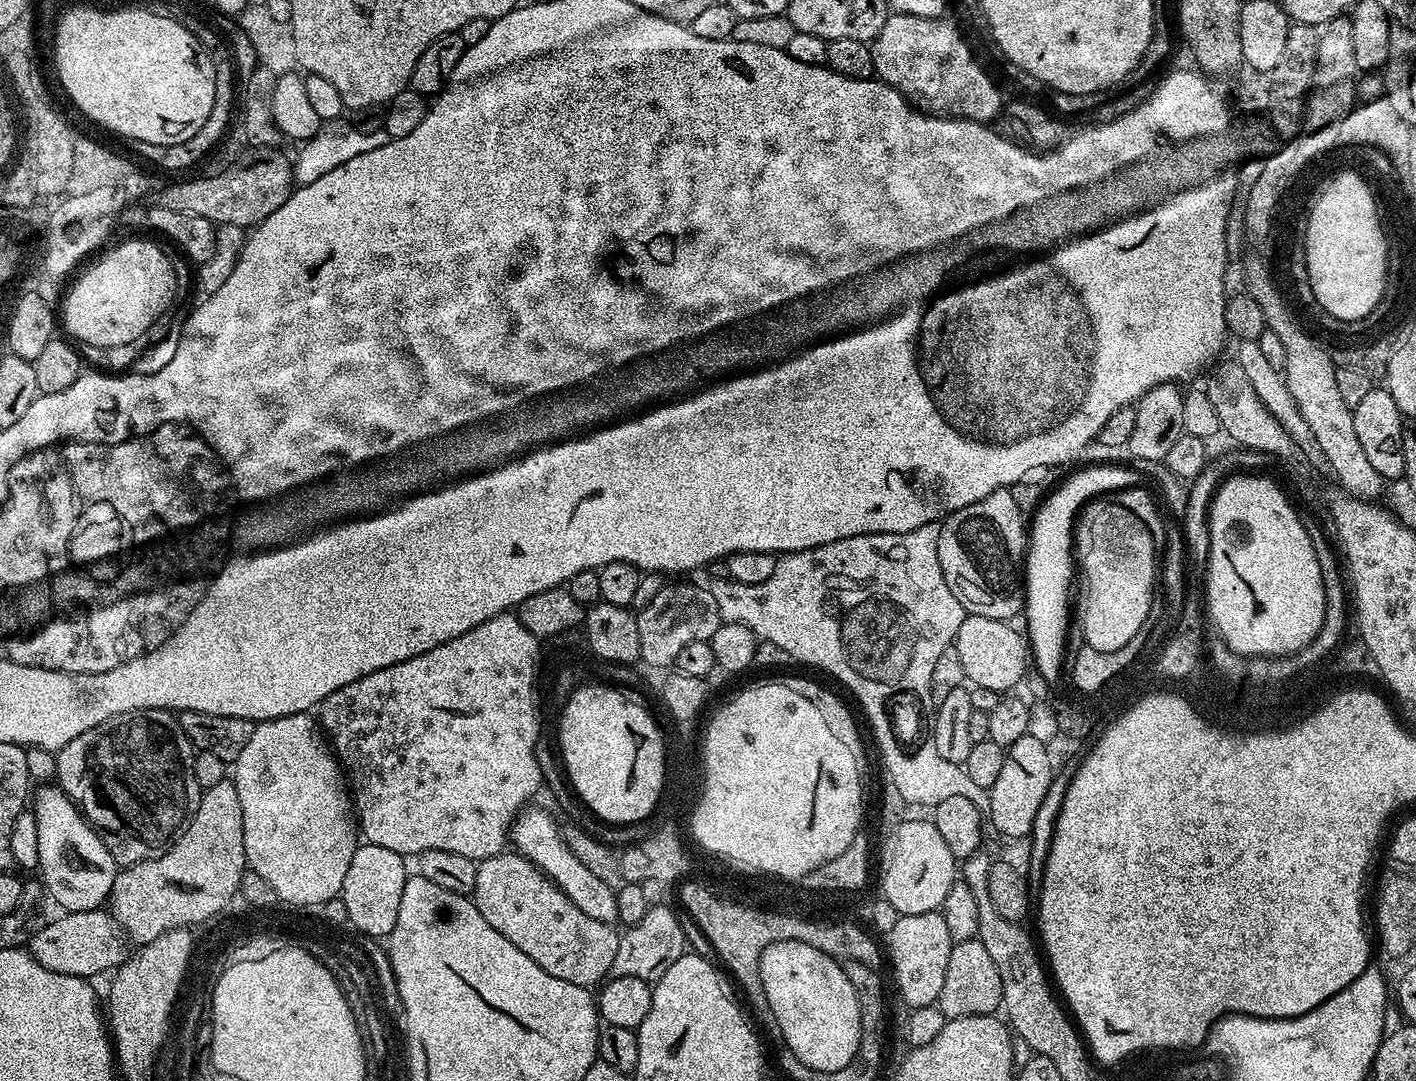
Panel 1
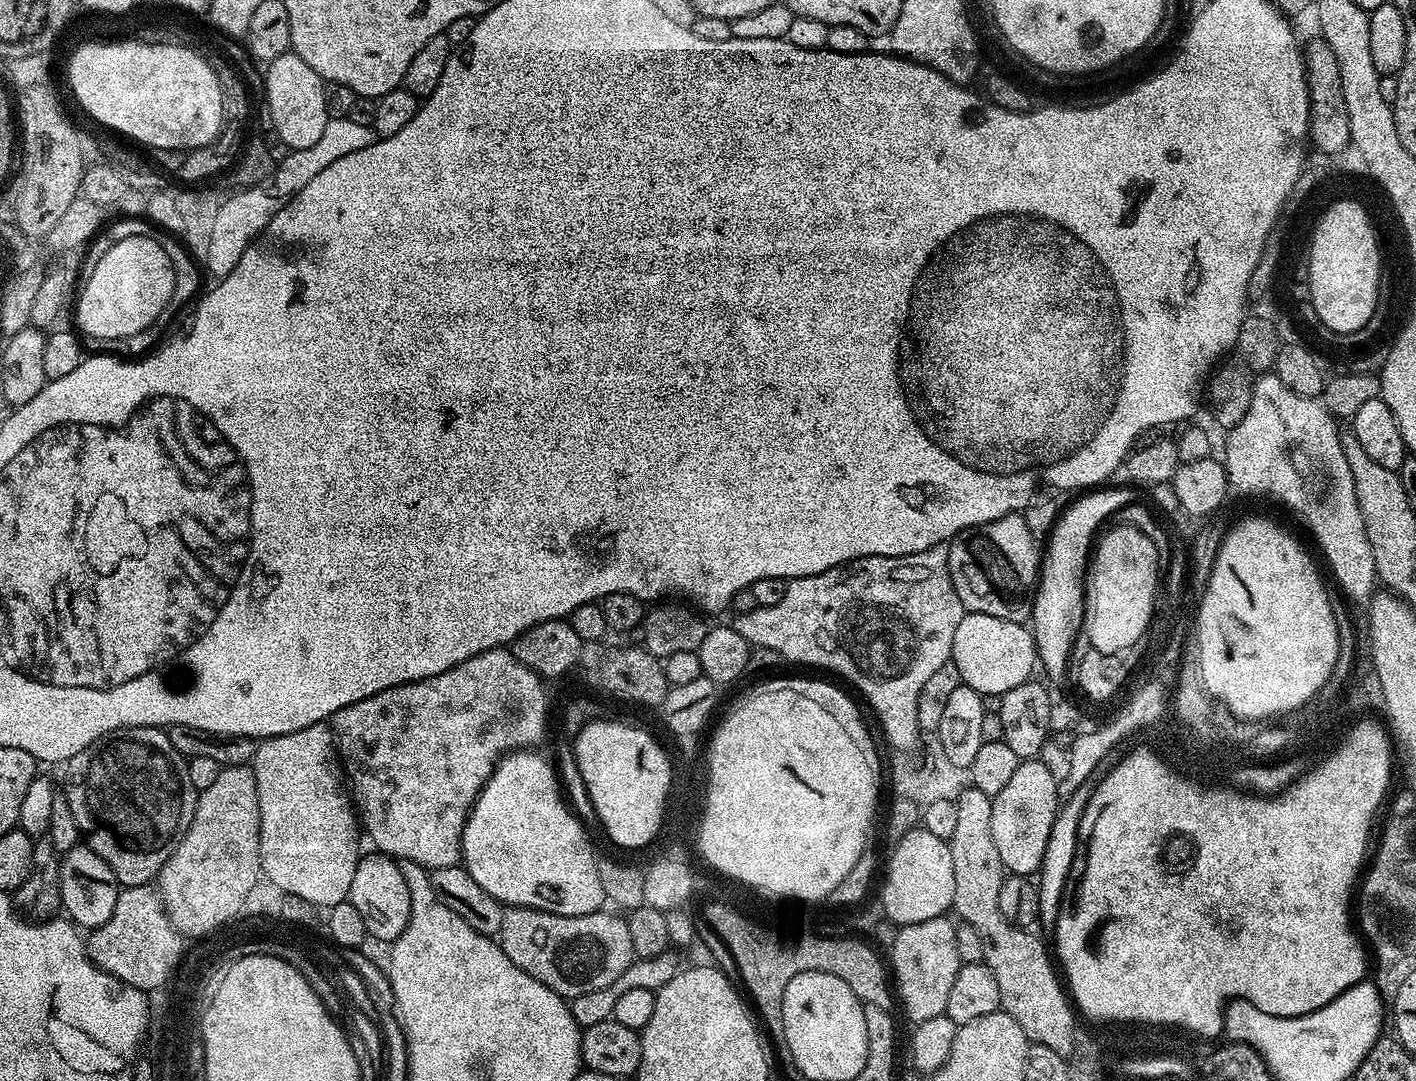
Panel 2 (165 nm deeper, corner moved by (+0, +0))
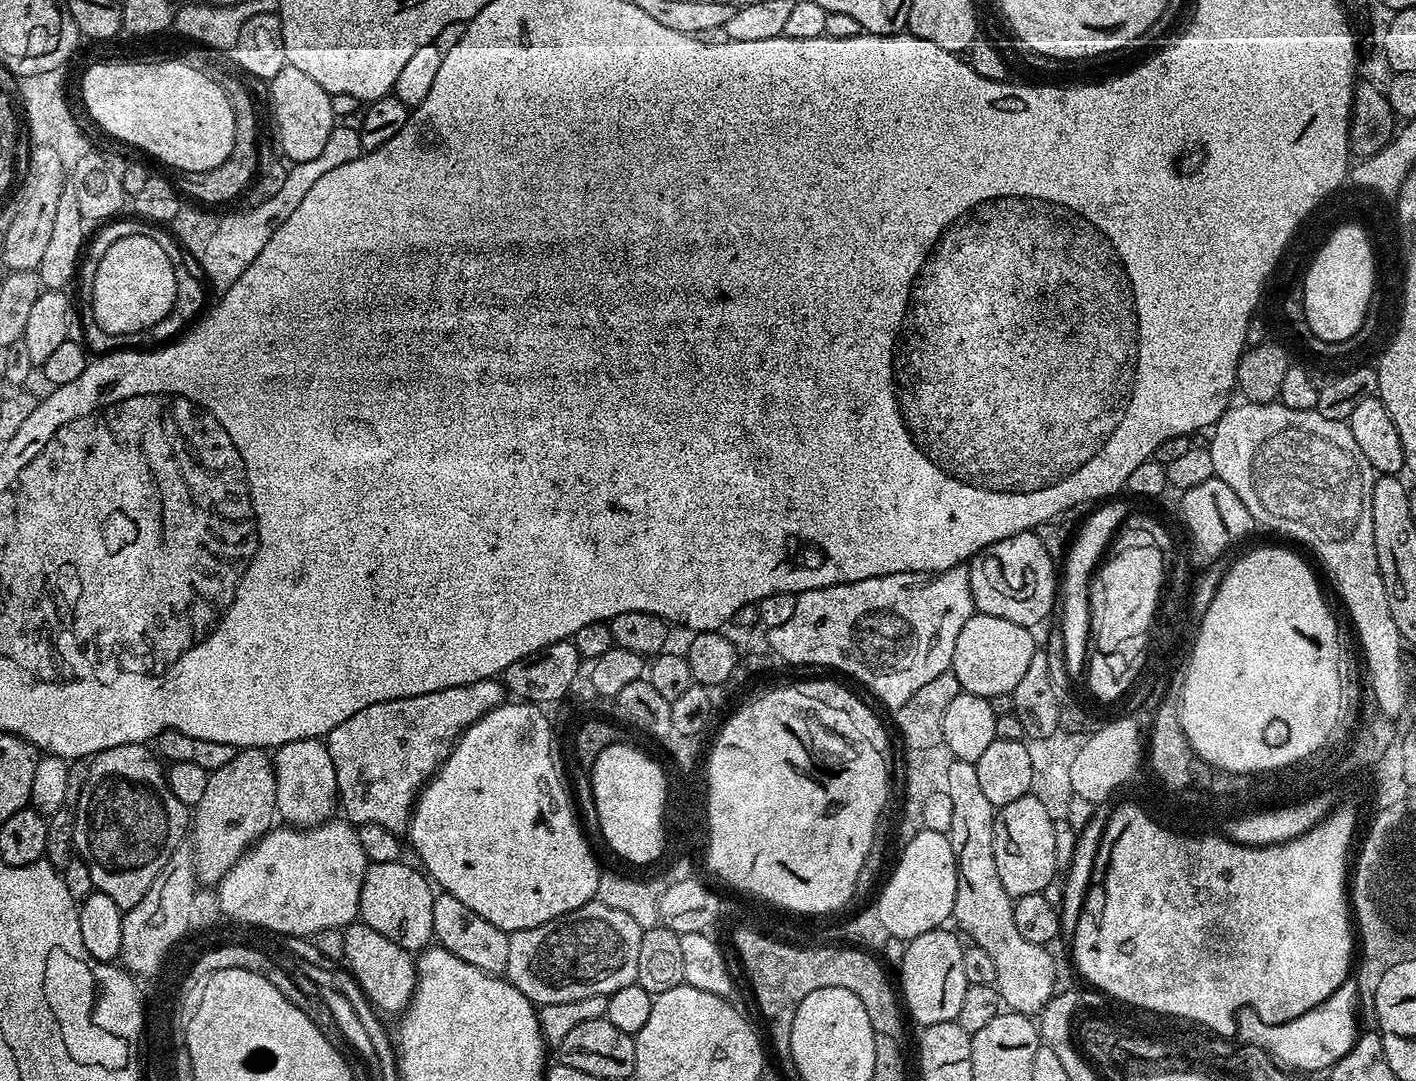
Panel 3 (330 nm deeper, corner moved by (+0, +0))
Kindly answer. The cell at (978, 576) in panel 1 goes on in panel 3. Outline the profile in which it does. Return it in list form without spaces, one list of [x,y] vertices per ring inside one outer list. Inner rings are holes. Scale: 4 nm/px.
[[[1035,531],[1023,532],[1022,534],[1014,534],[1010,538],[1002,538],[1002,542],[994,542],[990,546],[986,546],[980,553],[972,557],[966,565],[970,574],[970,590],[972,591],[972,603],[977,613],[986,616],[997,616],[998,618],[1006,618],[1006,622],[1014,622],[1018,626],[1029,630],[1035,629],[1035,624],[1040,624],[1048,615],[1053,615],[1054,609],[1058,604],[1058,568],[1054,561],[1050,558],[1050,554],[1046,554],[1046,546],[1042,546],[1042,542],[1035,534]]]

